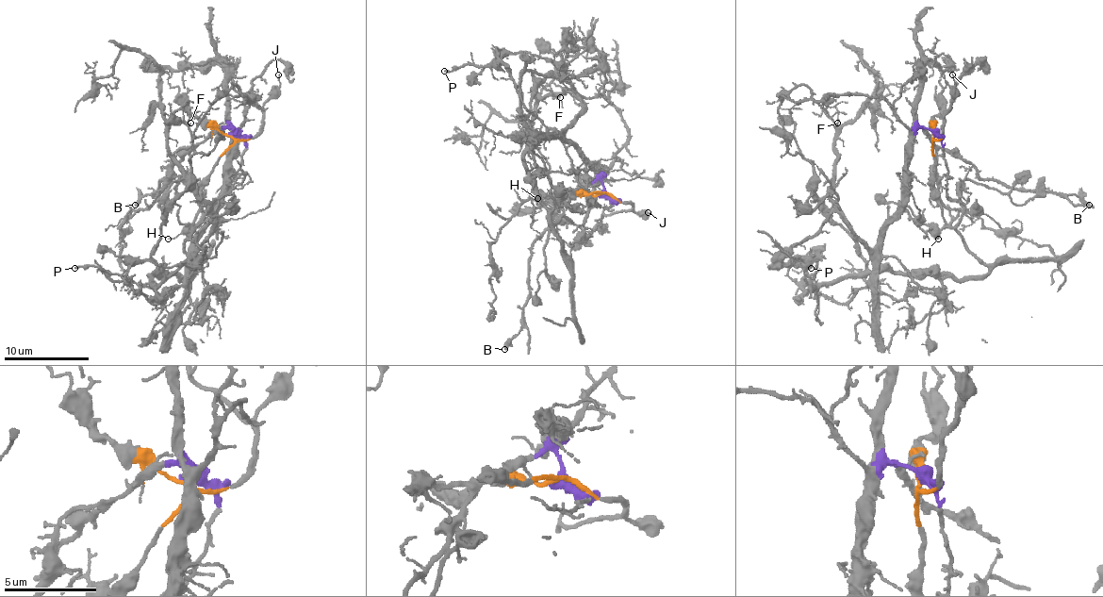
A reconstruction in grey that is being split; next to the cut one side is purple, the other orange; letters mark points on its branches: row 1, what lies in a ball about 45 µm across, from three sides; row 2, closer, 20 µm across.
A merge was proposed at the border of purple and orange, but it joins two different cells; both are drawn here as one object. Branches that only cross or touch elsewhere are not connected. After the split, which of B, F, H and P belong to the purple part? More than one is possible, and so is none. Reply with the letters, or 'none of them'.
B, F, P

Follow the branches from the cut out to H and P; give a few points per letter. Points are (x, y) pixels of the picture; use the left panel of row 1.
H: (229, 136), (233, 144), (218, 159), (204, 187), (192, 227), (167, 238)
P: (229, 134), (233, 127), (229, 191), (195, 246), (190, 273), (180, 284), (155, 304), (116, 273), (74, 267)

